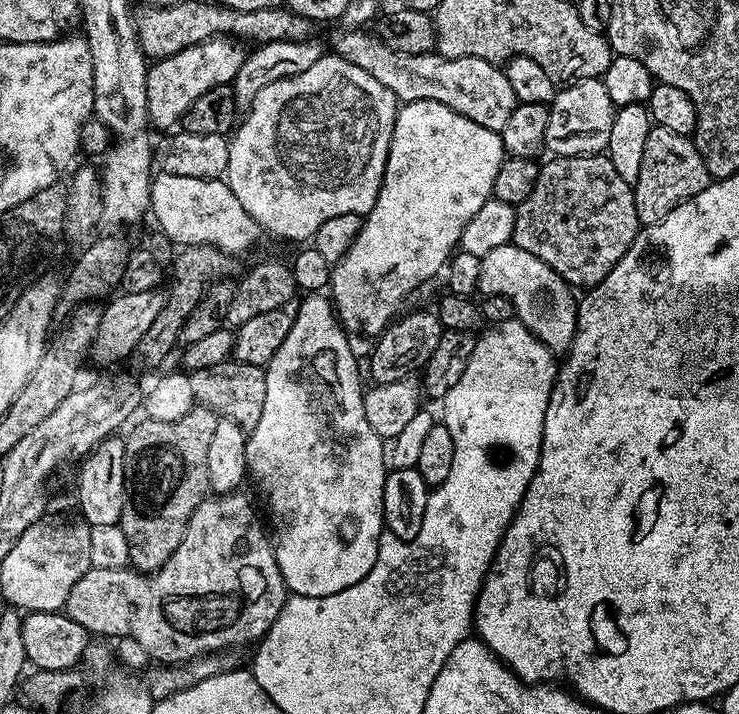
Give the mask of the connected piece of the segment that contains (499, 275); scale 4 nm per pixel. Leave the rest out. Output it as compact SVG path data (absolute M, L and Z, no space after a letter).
M511 242L497 246L494 250L490 250L490 254L480 257L479 291L484 296L504 296L511 300L515 319L520 320L522 326L529 328L554 354L567 353L576 333L578 296L572 285L566 283L557 272L550 270L546 262L534 258L534 254L526 254L526 250Z

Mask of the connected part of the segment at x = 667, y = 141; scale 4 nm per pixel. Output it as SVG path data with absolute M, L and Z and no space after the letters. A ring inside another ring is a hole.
M652 127L646 134L646 147L642 150L642 168L633 187L634 202L641 225L657 224L674 206L688 200L694 194L706 190L714 177L706 170L706 162L696 149L692 136L674 134L674 130Z

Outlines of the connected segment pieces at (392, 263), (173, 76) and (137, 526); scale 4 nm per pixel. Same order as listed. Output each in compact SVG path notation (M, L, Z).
M410 100L401 103L397 107L394 134L390 138L390 150L386 158L386 170L382 178L380 193L372 209L363 217L359 234L352 239L352 244L346 250L346 254L335 264L332 270L330 299L335 307L337 316L340 318L341 325L345 329L353 330L352 328L357 328L358 331L372 336L371 338L379 337L380 333L392 323L394 317L397 315L396 307L419 284L426 283L439 268L441 271L447 265L452 253L457 251L460 239L462 238L462 230L466 230L466 222L470 222L470 218L474 218L474 214L478 214L478 210L482 210L482 206L486 206L486 202L493 199L492 187L494 186L494 177L497 176L498 166L502 166L505 158L504 143L499 132L490 130L486 126L478 126L478 122L474 122L454 110L450 110L450 106L446 106L442 102Z
M213 36L210 40L204 40L200 44L191 44L178 50L178 54L170 54L164 60L155 61L149 67L146 78L146 106L151 127L153 129L164 128L160 130L175 129L183 121L186 110L190 110L190 106L194 106L194 102L198 98L202 98L202 94L206 94L206 90L214 90L214 86L231 84L245 60L246 48L245 50L244 48L245 45L235 39Z
M197 406L178 422L158 422L147 418L124 440L124 505L120 515L120 529L126 534L126 546L130 546L129 565L142 573L157 572L158 569L178 550L182 538L188 529L194 510L209 495L206 453L210 450L210 437L214 435L214 426L218 416L208 407Z

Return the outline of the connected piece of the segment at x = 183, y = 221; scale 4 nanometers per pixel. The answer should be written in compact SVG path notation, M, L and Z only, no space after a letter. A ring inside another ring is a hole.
M160 172L152 177L152 203L150 216L156 219L155 227L166 233L171 238L173 245L187 246L189 244L202 244L215 246L220 252L237 254L236 252L248 252L262 237L262 229L250 214L234 198L234 190L223 179L207 180L206 178L182 178L182 174L166 174Z

